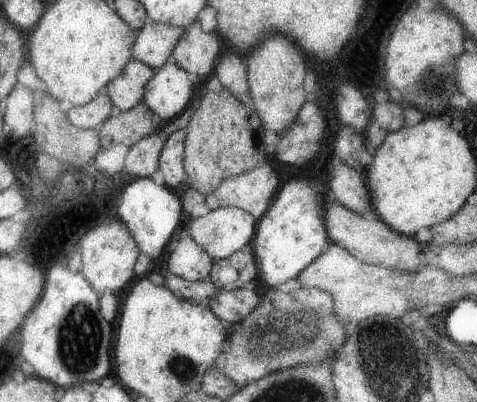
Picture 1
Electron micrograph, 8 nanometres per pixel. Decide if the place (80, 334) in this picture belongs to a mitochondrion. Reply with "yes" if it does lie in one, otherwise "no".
yes

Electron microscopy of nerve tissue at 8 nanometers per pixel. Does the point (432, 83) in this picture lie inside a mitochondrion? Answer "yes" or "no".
yes

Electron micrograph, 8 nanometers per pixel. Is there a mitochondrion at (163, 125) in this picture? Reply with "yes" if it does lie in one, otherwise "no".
no

